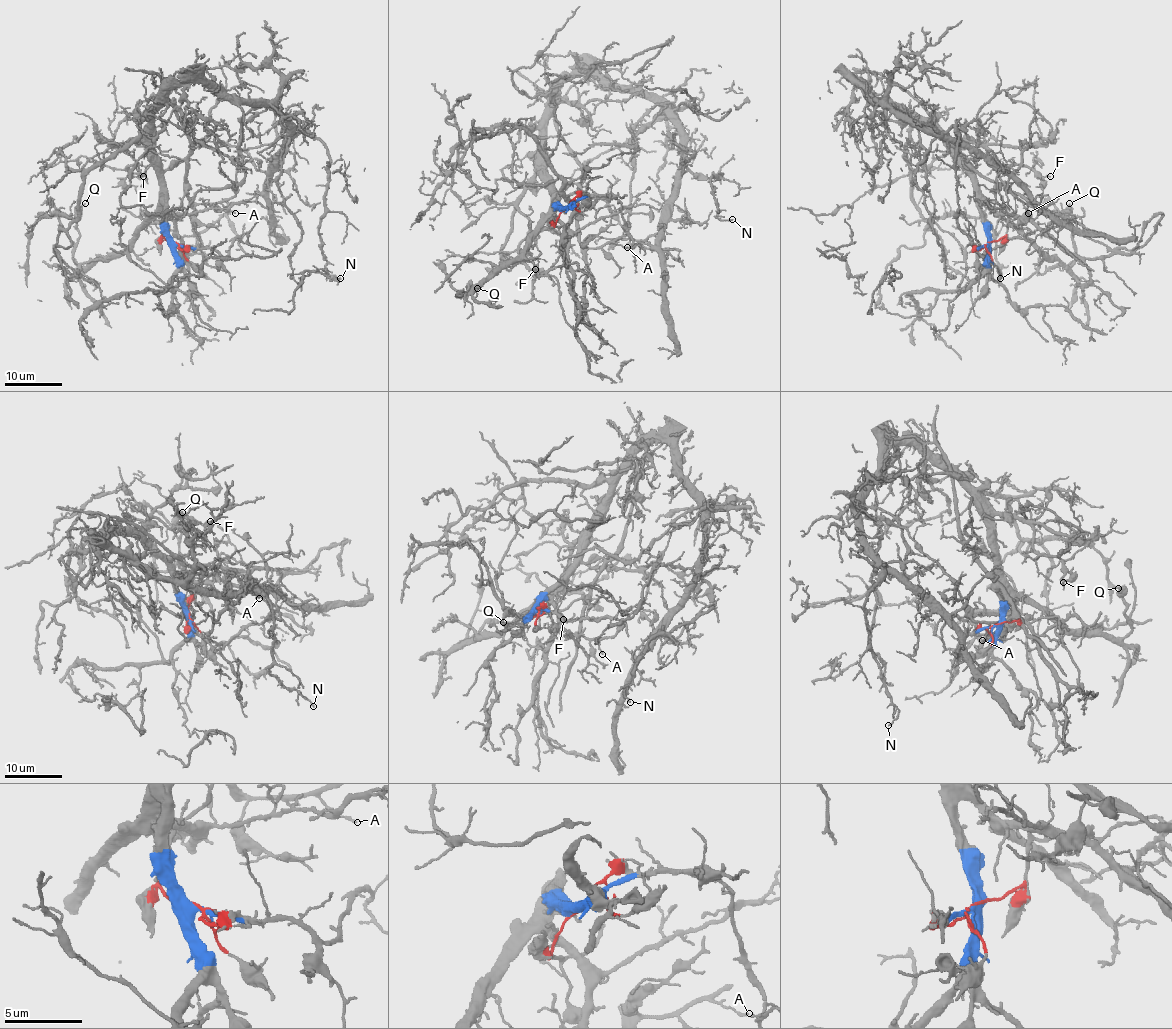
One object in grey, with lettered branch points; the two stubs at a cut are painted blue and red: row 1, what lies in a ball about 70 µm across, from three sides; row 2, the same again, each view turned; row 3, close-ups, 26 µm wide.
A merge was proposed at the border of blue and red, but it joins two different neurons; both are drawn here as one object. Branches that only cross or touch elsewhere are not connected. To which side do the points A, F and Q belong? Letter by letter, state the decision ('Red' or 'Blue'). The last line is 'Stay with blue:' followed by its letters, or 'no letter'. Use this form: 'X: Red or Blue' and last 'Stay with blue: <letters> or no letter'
A: Red
F: Blue
Q: Blue
Stay with blue: F, Q

